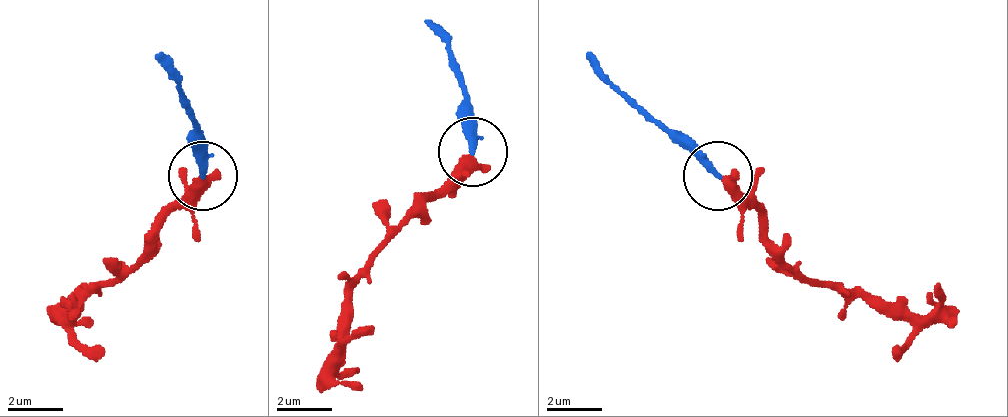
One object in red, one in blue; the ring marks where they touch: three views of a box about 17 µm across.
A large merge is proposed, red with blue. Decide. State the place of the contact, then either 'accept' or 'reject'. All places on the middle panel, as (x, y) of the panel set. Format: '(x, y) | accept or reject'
(472, 151) | reject

